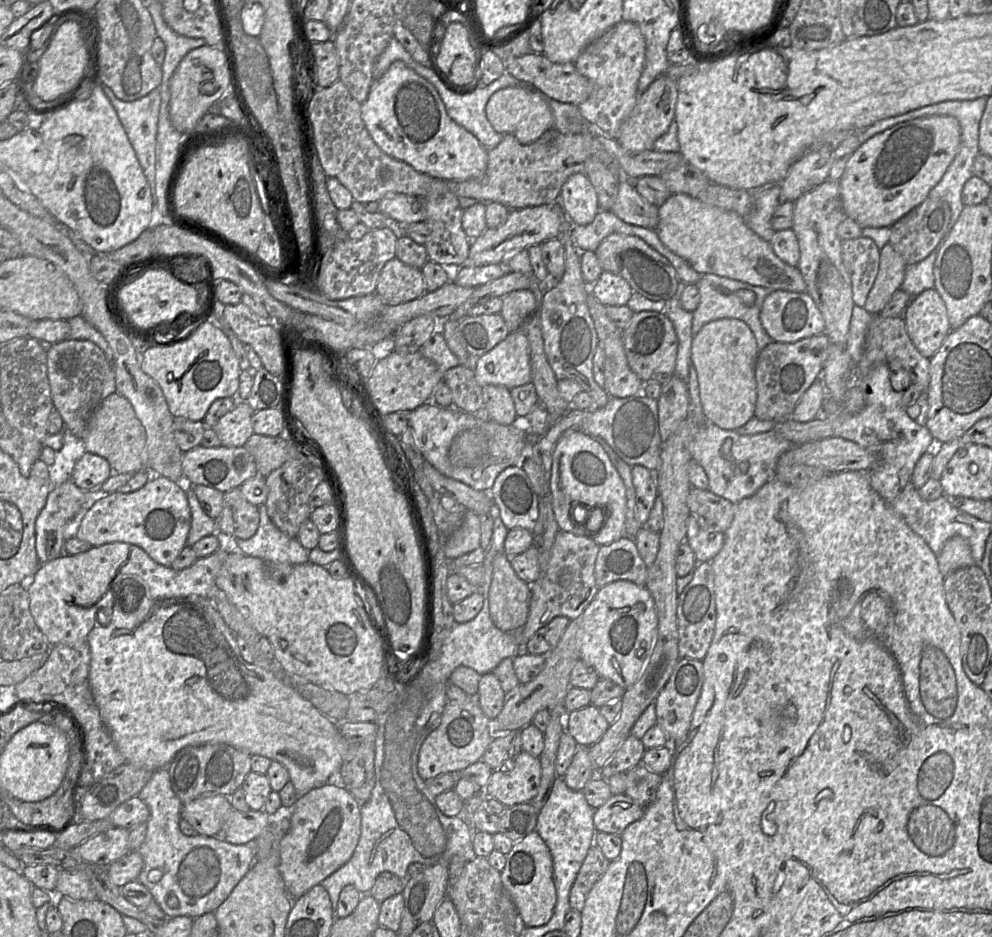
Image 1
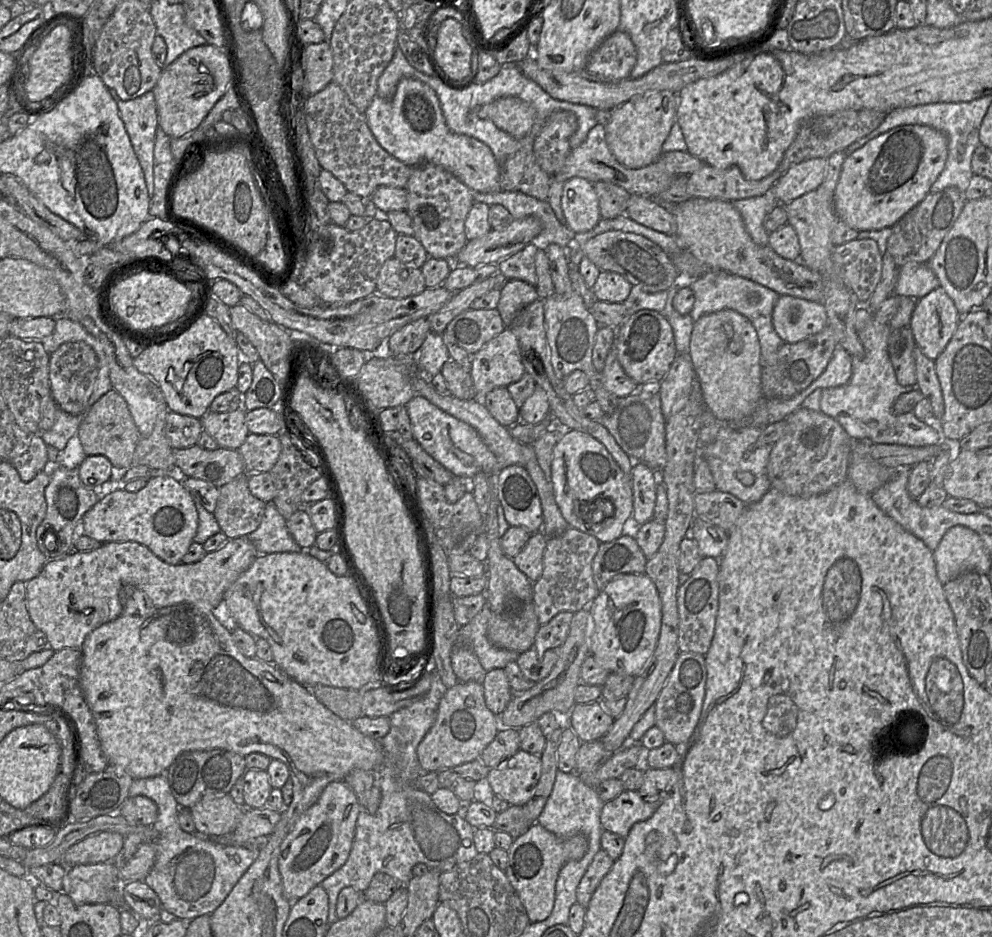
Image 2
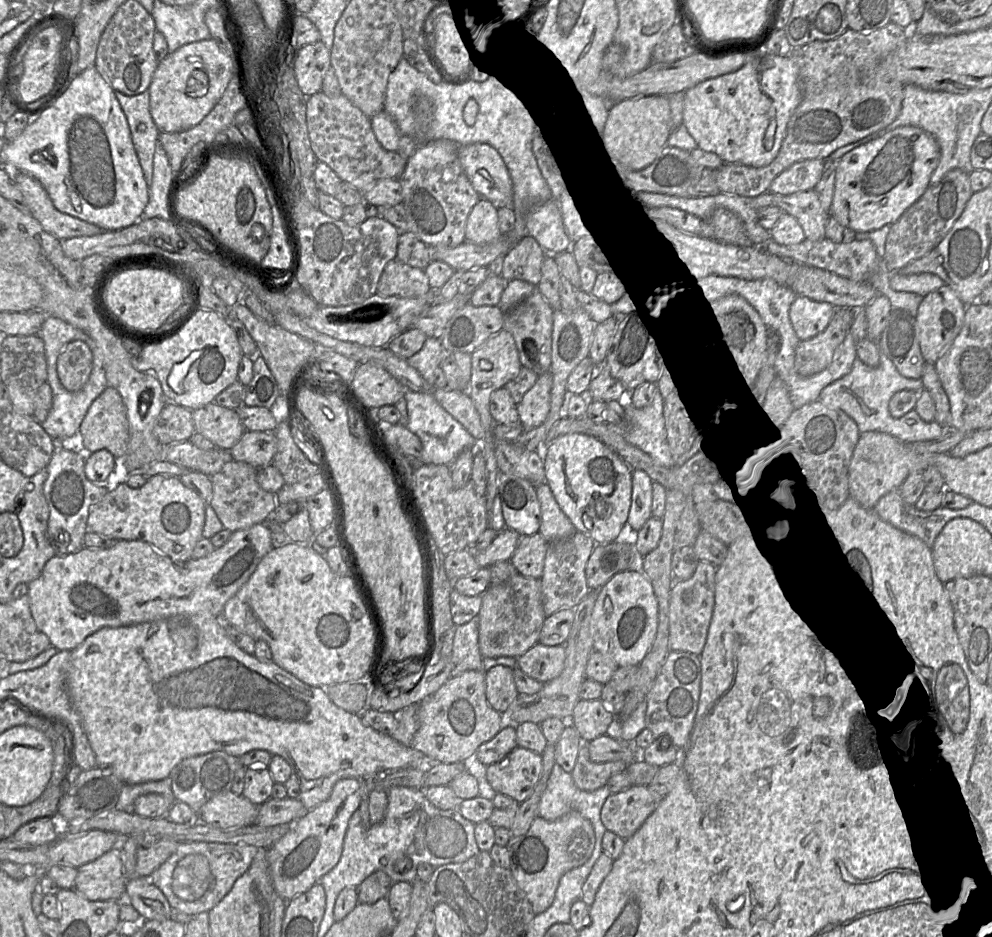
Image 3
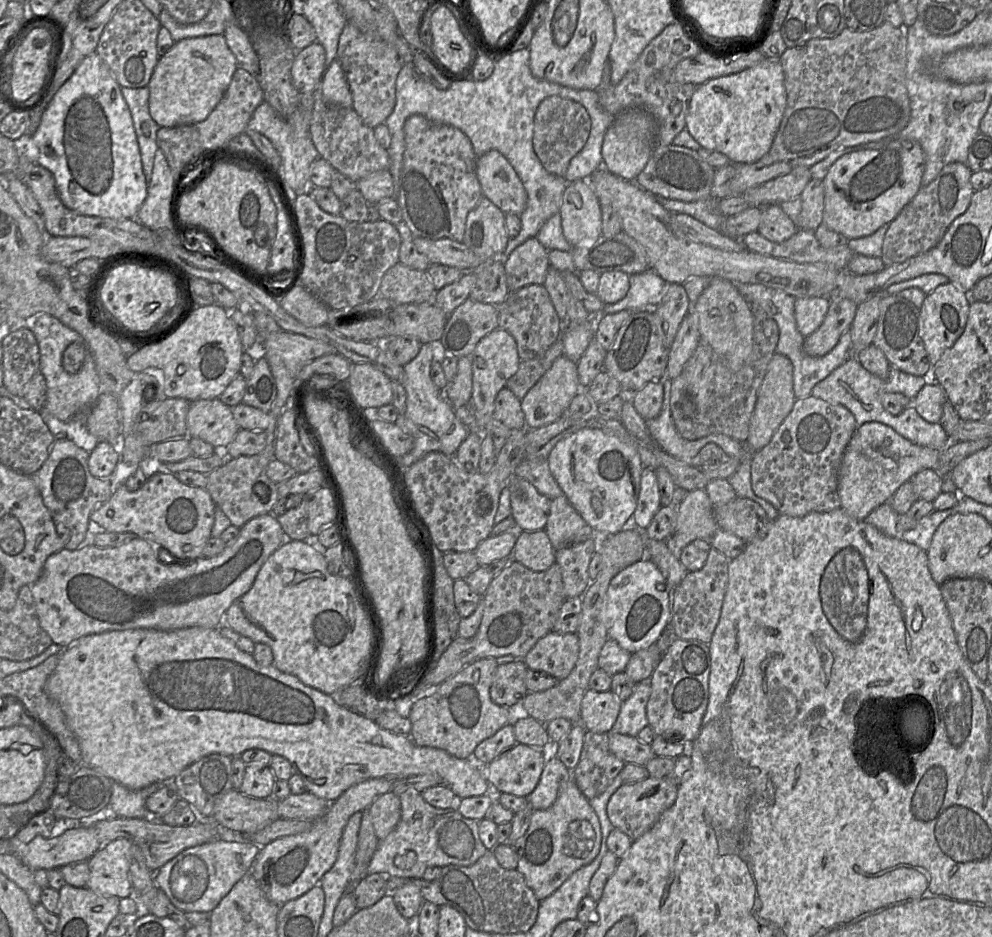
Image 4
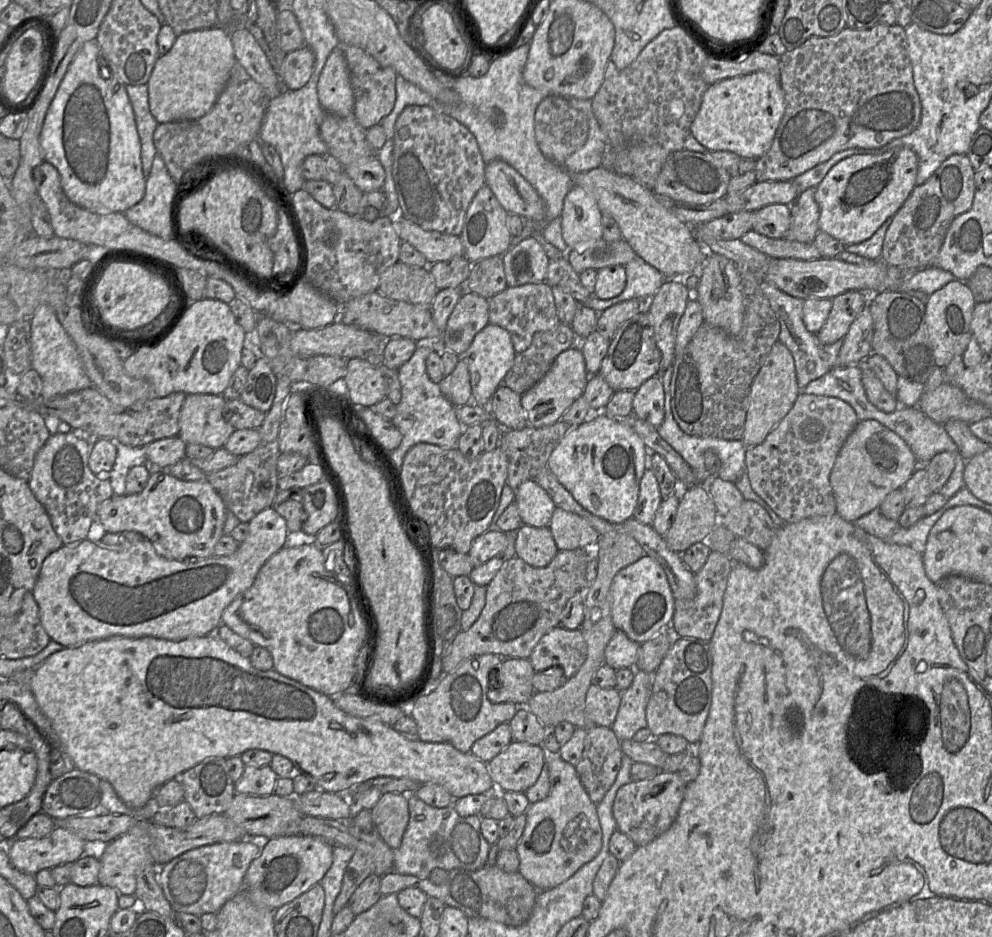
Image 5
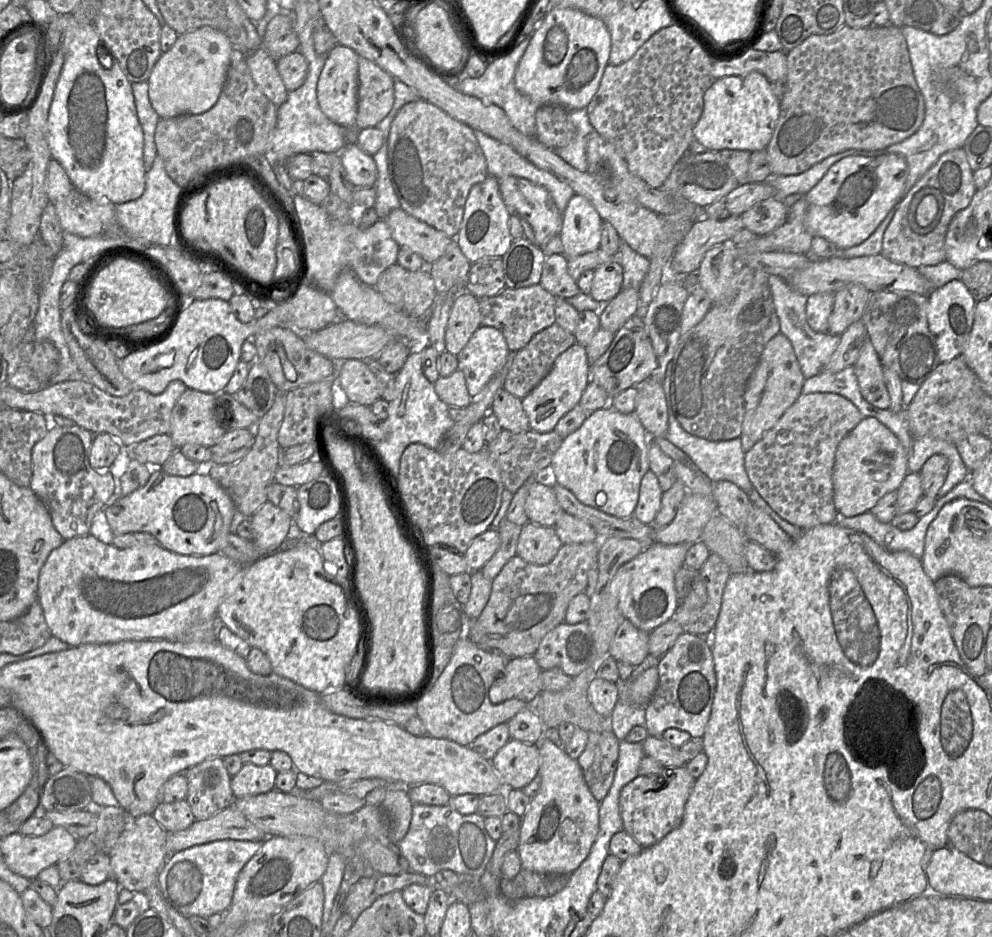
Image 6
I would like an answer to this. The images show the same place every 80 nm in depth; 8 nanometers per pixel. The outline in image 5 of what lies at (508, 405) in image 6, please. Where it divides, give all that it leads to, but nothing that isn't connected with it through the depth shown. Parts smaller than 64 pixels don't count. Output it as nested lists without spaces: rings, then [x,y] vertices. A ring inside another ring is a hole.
[[[503,384],[493,394],[489,410],[503,430],[521,430],[528,425],[521,396]]]

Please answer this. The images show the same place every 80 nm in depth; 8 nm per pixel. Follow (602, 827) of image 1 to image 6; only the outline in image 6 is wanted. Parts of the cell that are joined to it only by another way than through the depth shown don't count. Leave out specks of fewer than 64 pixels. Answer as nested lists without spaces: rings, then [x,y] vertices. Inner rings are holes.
[[[685,766],[666,767],[662,772],[638,776],[626,784],[620,793],[619,806],[624,831],[643,848],[661,841],[668,833],[678,828],[683,820],[685,805],[696,779]]]

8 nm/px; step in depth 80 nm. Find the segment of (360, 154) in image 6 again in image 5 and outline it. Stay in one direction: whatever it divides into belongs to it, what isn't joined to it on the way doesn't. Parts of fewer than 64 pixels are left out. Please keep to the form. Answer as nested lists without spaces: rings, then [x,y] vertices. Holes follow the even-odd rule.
[[[376,154],[362,157],[344,168],[363,193],[382,190],[386,173]]]

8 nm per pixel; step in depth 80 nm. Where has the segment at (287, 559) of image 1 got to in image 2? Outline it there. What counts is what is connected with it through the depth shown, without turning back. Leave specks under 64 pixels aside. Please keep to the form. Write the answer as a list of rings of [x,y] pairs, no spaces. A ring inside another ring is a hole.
[[[273,500],[266,503],[259,527],[246,537],[255,546],[258,554],[276,552],[309,553],[309,547],[301,548],[293,539],[286,526],[286,520],[277,510]]]

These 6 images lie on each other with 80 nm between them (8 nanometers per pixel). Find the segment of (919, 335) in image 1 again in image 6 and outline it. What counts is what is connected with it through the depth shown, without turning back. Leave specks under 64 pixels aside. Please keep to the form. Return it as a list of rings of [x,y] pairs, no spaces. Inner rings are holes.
[[[952,280],[928,295],[928,327],[934,336],[938,358],[946,363],[962,355],[974,322],[976,301],[961,280]]]

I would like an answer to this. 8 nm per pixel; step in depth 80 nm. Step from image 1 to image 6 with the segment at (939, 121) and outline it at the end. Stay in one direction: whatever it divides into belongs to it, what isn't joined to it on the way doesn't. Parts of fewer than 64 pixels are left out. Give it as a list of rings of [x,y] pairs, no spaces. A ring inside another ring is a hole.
[[[898,154],[849,156],[841,159],[804,195],[808,230],[814,236],[831,241],[840,250],[862,243],[904,196],[907,176],[907,162]]]

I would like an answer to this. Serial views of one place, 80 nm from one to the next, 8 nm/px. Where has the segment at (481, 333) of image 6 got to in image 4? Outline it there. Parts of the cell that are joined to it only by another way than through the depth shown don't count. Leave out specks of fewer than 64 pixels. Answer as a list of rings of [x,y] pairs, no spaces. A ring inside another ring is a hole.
[[[498,327],[482,338],[469,356],[472,364],[471,407],[475,412],[493,416],[498,392],[506,387],[507,380],[517,372],[520,364],[516,341],[508,331]]]

